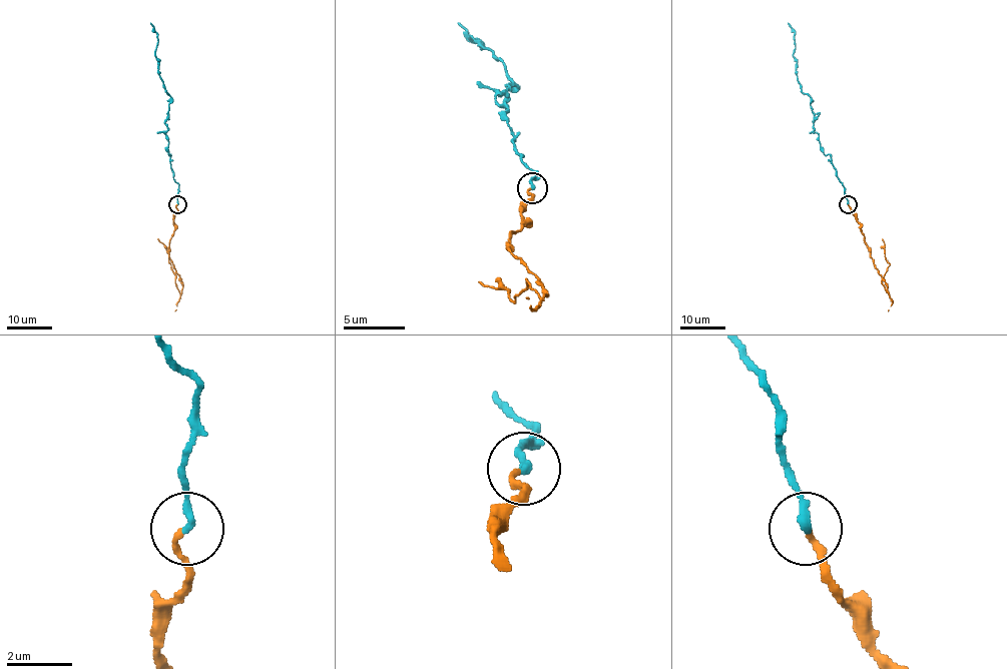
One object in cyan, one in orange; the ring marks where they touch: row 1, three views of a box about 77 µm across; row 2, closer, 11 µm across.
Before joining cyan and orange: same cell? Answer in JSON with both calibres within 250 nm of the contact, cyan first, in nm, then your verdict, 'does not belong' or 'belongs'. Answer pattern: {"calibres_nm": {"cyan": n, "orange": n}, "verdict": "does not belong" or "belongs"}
{"calibres_nm": {"cyan": 260, "orange": 180}, "verdict": "belongs"}

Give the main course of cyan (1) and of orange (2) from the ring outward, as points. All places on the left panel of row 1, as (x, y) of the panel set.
1: (177, 204), (178, 186), (164, 133), (170, 97), (160, 77), (155, 55), (157, 35), (150, 22)
2: (176, 204), (169, 256), (181, 281), (179, 290), (168, 261), (168, 252), (157, 239)

